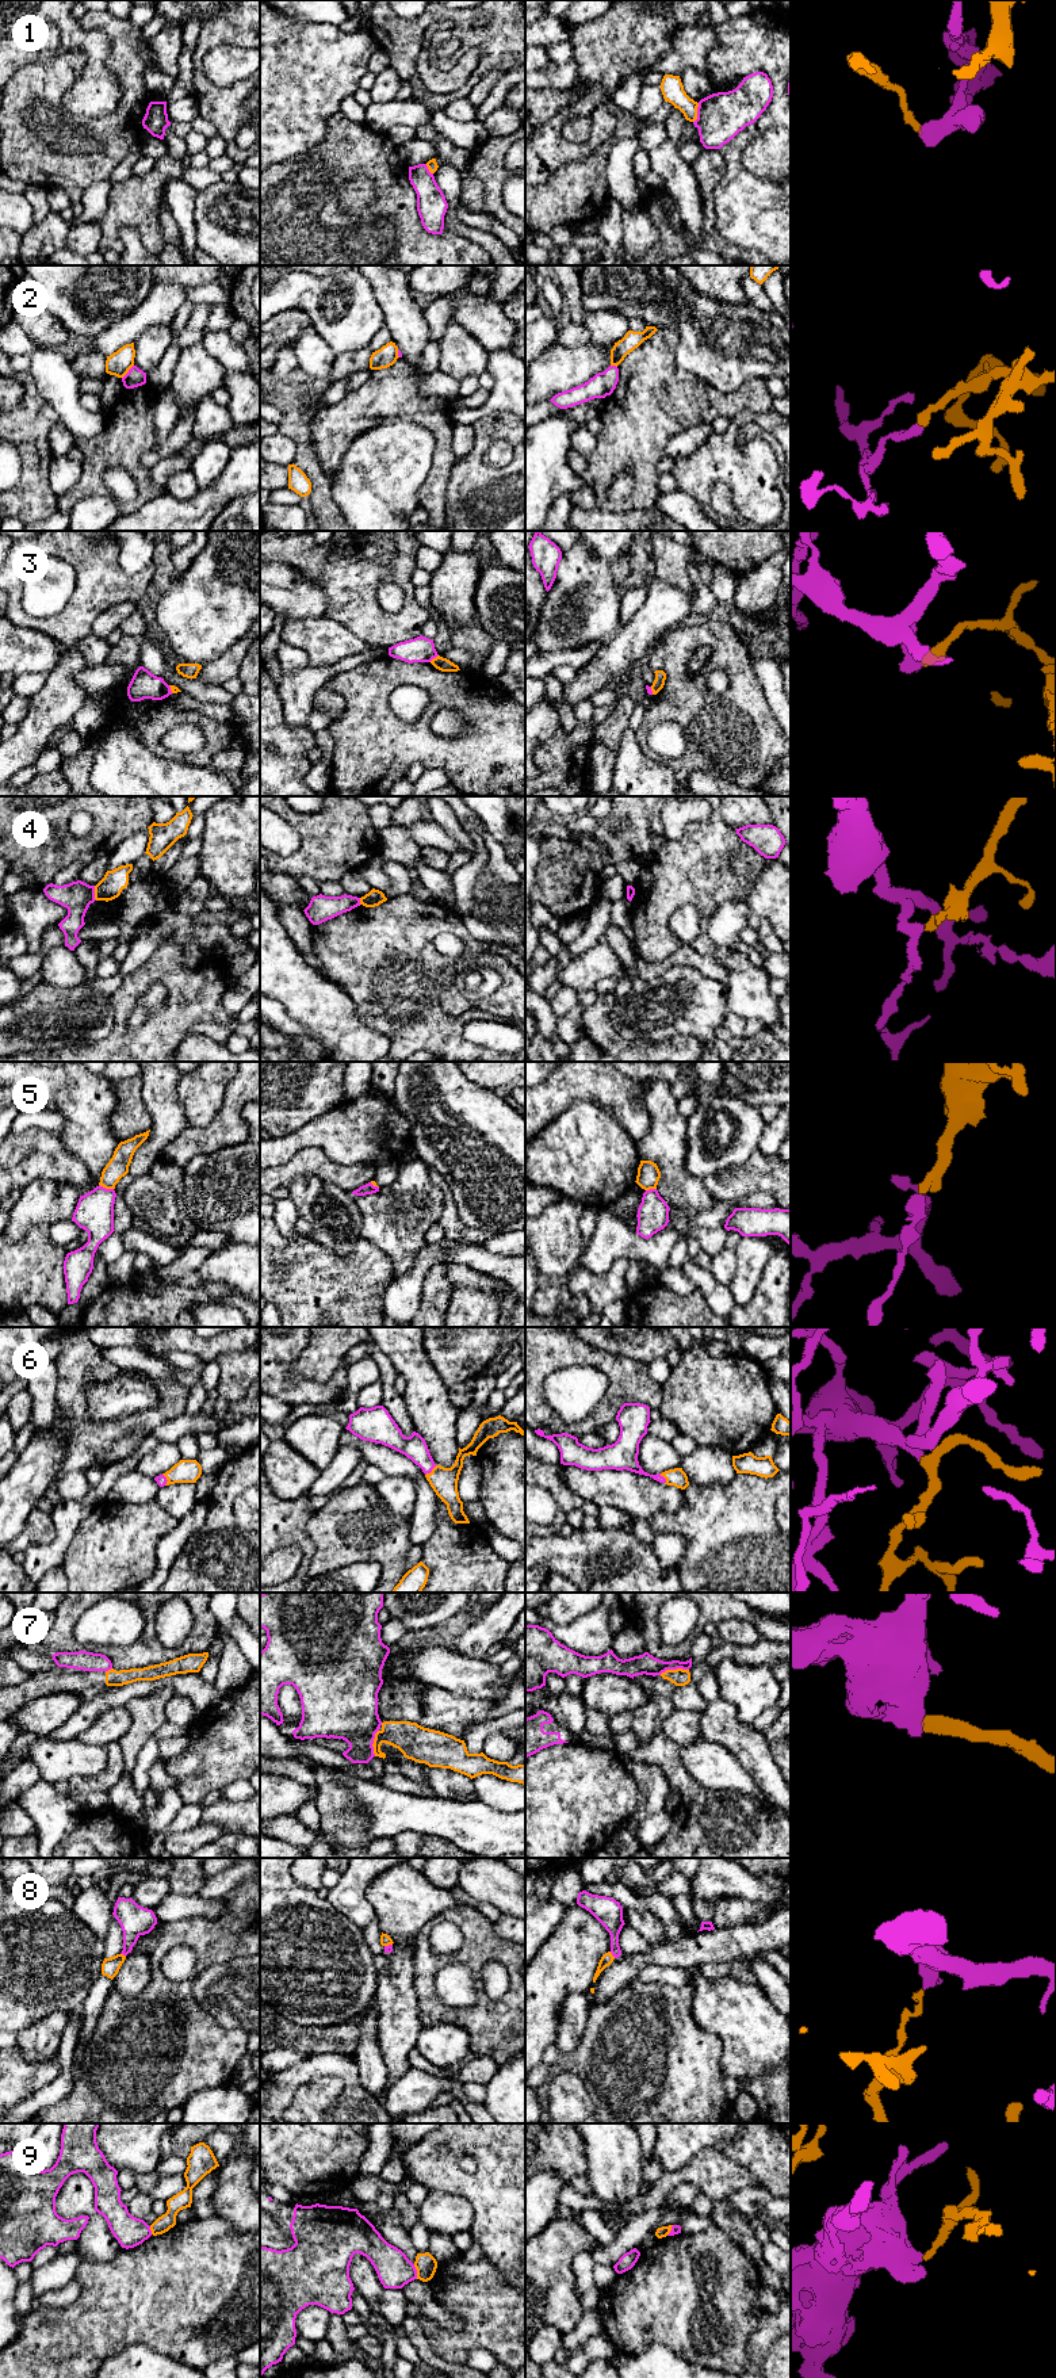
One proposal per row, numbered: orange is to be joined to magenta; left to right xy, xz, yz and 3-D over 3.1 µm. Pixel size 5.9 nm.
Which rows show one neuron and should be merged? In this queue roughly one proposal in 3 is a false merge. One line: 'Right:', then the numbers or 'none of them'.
Right: 6

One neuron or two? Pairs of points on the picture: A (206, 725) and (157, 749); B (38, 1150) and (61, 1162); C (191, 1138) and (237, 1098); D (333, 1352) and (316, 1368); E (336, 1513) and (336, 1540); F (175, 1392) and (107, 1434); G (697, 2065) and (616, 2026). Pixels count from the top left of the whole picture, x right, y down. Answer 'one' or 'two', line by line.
A: one
B: one
C: one
D: one
E: one
F: one
G: one

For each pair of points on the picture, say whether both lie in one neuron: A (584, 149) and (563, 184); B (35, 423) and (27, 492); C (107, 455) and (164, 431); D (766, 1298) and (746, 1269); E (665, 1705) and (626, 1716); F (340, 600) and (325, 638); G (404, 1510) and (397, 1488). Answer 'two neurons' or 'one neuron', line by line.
A: two neurons
B: one neuron
C: two neurons
D: two neurons
E: two neurons
F: two neurons
G: one neuron

